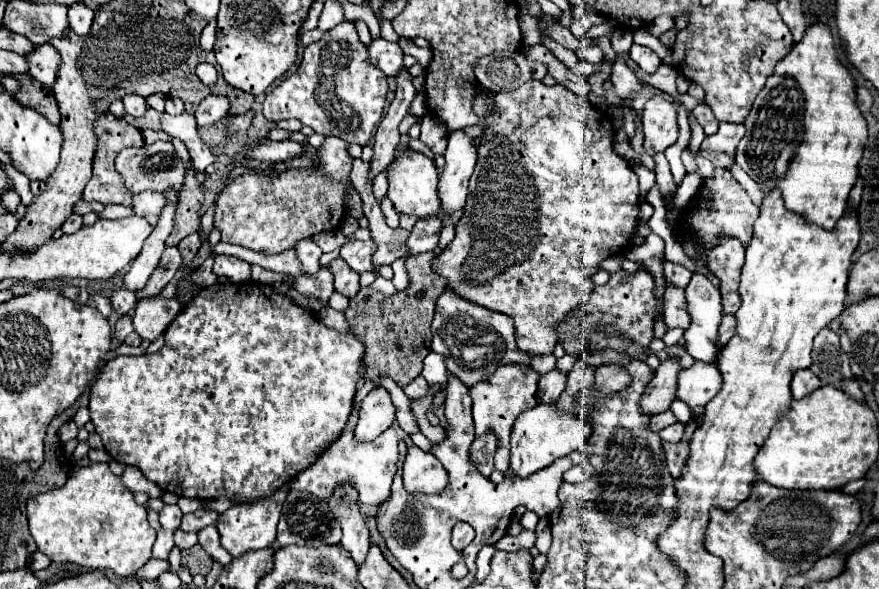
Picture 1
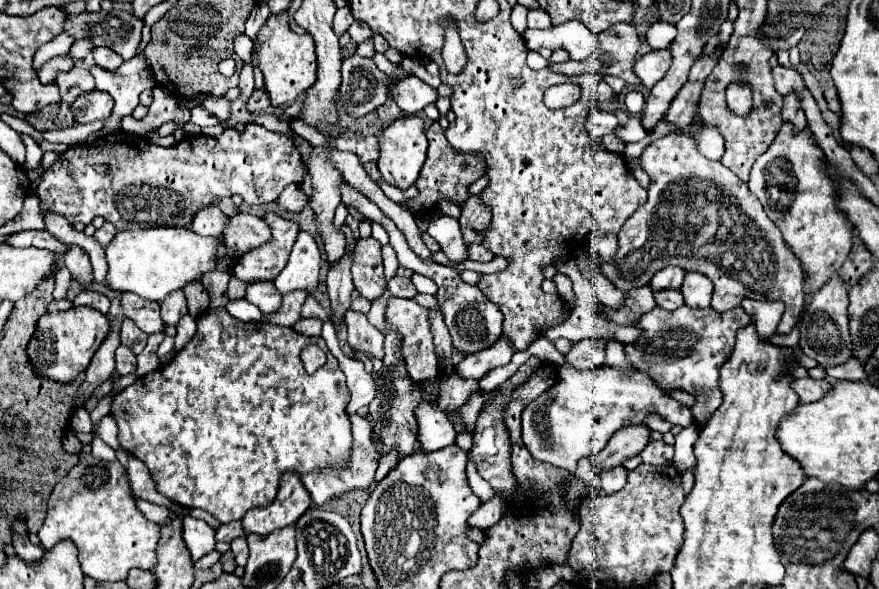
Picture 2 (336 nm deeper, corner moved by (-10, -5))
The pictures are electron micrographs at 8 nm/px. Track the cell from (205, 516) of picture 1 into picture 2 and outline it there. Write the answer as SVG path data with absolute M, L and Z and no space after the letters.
M232 521L232 523L220 525L216 529L216 541L226 541L228 543L228 541L232 541L236 537L242 537L242 535L246 535L244 529L242 529L242 521Z

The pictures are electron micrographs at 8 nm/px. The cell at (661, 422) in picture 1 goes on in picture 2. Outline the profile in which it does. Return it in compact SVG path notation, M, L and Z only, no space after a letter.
M650 441L646 449L640 453L642 463L648 463L652 467L662 467L672 463L674 457L674 445L668 445L664 441Z

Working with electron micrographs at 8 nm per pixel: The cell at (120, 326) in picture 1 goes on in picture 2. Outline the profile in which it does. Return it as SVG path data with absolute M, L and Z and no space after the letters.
M120 345L116 349L116 371L120 375L128 375L136 371L136 355L126 345Z

